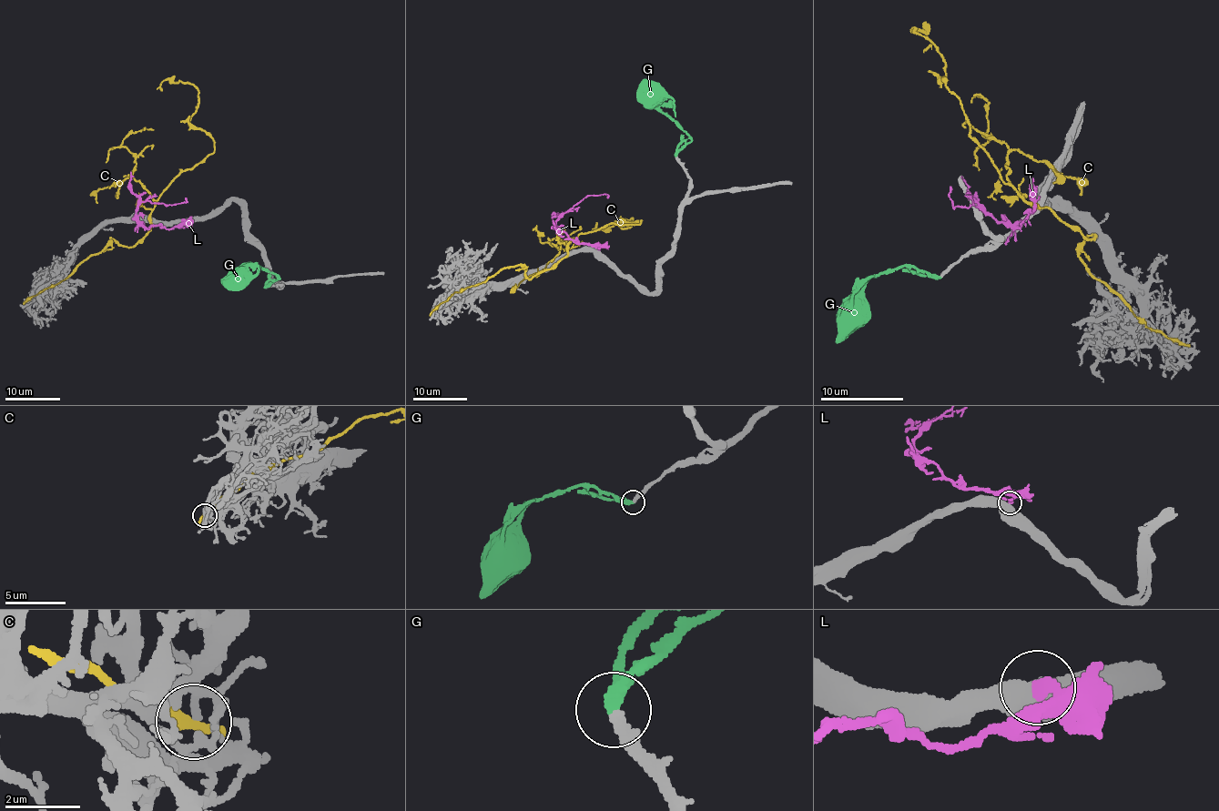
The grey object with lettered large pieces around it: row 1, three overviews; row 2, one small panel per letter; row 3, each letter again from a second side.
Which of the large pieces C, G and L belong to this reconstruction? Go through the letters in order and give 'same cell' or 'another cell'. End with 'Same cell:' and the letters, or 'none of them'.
C: another cell
G: same cell
L: another cell
Same cell: G

